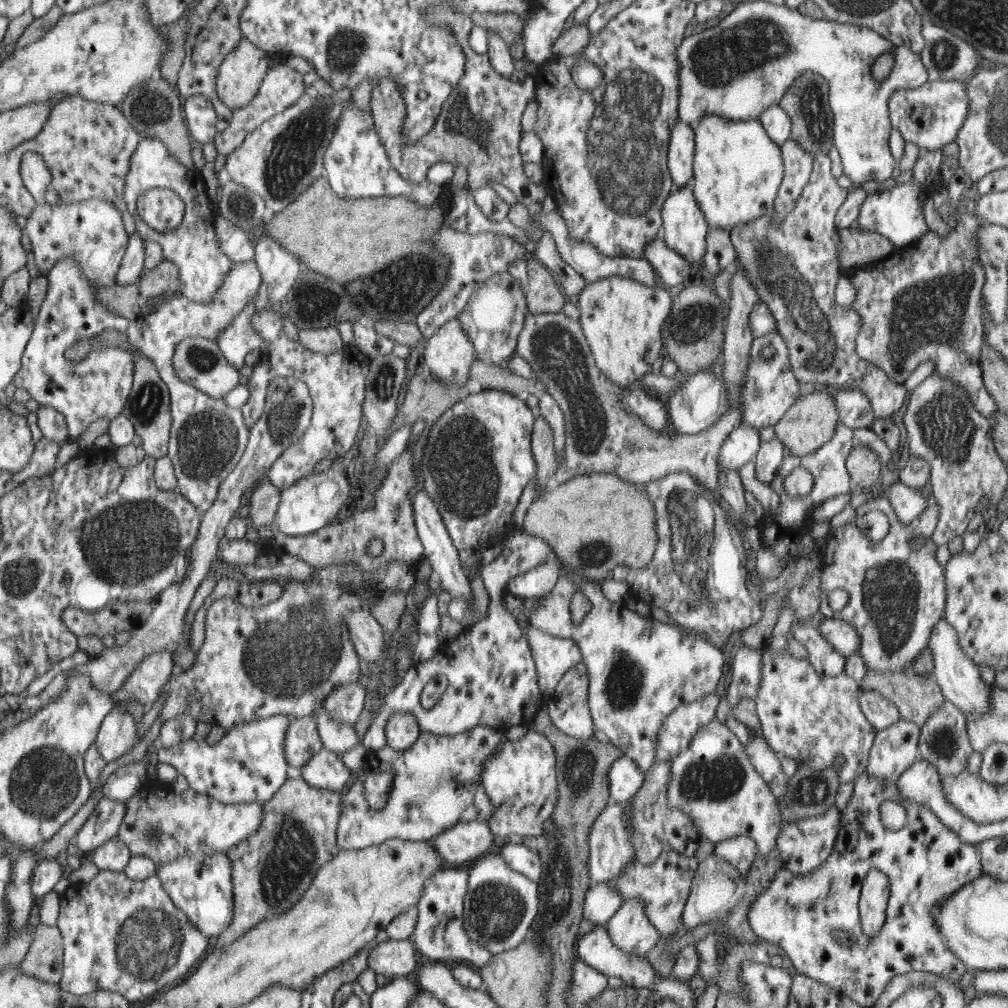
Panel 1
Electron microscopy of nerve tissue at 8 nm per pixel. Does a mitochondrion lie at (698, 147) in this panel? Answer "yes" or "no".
no

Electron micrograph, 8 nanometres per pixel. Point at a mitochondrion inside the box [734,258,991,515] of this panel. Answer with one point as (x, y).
(921, 312)

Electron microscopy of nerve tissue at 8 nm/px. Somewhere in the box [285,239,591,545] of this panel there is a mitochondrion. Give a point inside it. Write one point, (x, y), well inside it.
(465, 478)

